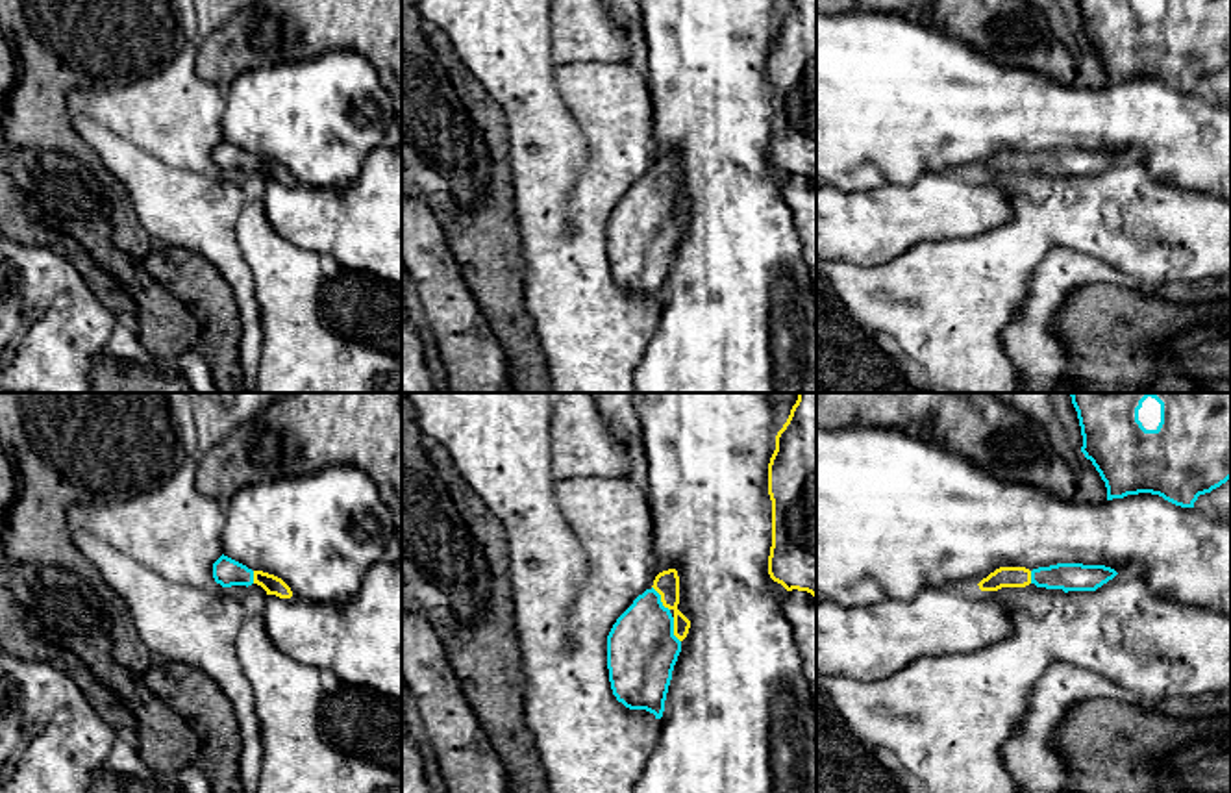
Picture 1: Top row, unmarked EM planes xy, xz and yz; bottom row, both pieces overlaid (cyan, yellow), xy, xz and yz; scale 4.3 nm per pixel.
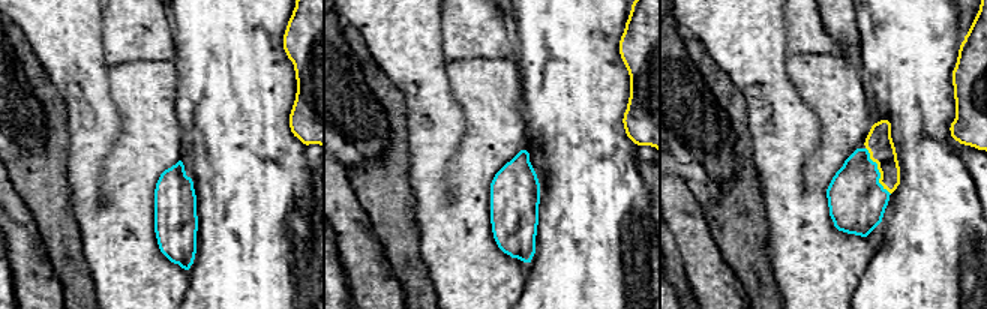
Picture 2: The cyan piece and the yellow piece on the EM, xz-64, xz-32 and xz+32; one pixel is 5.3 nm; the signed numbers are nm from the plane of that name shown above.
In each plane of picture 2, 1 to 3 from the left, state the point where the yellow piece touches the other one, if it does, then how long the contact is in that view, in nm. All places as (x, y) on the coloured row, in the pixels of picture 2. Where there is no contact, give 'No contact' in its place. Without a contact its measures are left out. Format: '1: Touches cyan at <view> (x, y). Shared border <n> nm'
1: No contact
2: No contact
3: Touches cyan at xz+32 (878, 171). Shared border 280 nm

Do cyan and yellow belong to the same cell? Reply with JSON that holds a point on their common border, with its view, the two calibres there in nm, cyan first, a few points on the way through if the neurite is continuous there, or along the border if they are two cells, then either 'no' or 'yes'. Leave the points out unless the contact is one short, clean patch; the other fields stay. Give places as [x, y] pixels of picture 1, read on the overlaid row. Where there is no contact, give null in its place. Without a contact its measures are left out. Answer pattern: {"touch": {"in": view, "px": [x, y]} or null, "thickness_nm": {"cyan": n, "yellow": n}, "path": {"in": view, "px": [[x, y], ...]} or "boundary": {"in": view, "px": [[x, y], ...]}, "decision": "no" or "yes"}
{"touch": {"in": "xz", "px": [659, 599]}, "thickness_nm": {"cyan": 300, "yellow": 110}, "path": {"in": "xz", "px": [[641, 647], [650, 610], [659, 599], [667, 584]]}, "decision": "yes"}

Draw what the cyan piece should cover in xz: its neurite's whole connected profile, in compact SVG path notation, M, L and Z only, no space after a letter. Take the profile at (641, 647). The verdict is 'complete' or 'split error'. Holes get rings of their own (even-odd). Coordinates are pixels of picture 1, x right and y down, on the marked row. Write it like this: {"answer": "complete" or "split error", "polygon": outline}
{"answer": "split error", "polygon": "M676 569L655 576L653 585L639 595L616 619L607 636L607 669L613 695L629 710L646 710L663 717L672 671L687 637L690 621L678 610L679 576Z"}

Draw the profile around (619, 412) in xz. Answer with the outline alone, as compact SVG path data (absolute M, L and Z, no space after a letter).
M592 393L613 437L628 450L642 452L640 422L635 408L637 393Z

